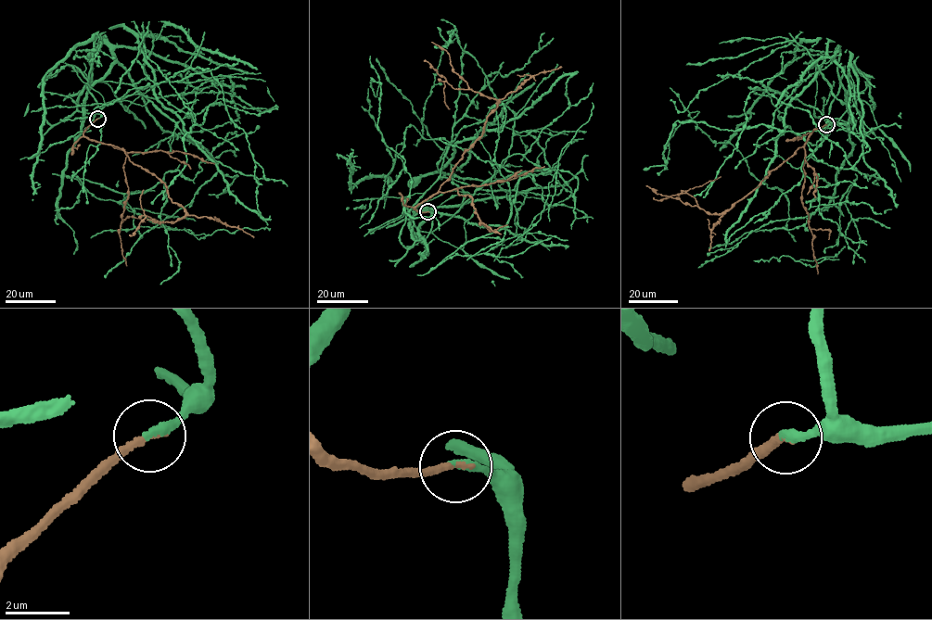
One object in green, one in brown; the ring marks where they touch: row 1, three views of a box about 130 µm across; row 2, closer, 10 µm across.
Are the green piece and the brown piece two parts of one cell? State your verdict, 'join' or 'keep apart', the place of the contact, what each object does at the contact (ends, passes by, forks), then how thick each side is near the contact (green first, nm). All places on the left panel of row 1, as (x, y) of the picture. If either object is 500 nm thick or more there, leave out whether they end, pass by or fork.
join; at (97, 119); green ends there; brown ends there; 300 nm thick on the green side, 190 nm on the other

